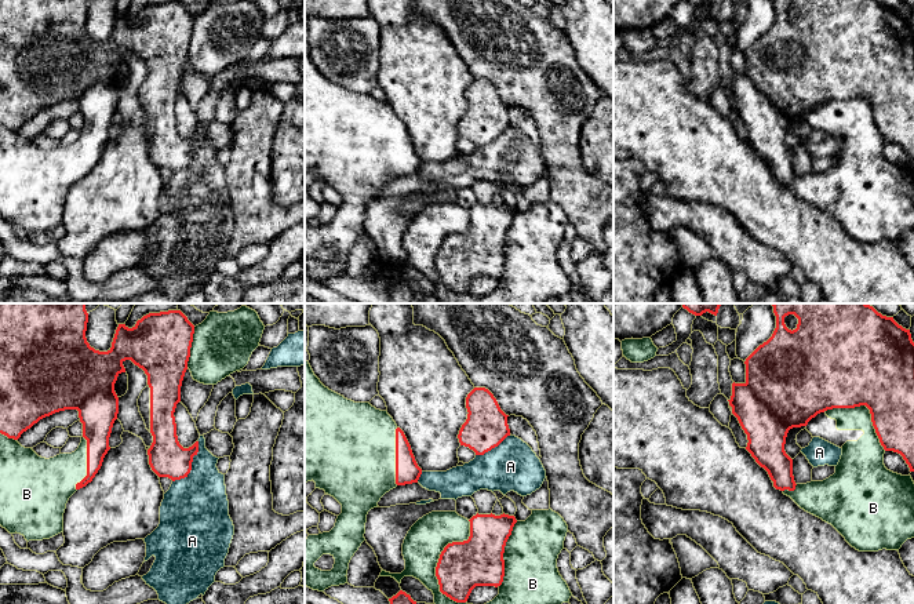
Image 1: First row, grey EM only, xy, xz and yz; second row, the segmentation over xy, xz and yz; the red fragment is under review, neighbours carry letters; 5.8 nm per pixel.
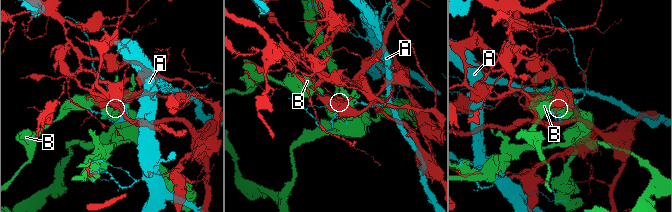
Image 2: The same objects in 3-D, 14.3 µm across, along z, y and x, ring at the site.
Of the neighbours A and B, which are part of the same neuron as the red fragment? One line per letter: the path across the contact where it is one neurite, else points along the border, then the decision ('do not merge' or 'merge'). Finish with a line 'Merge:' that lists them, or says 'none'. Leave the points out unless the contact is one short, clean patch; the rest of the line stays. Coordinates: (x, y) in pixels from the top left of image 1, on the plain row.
A: do not merge
B: do not merge
Merge: none

